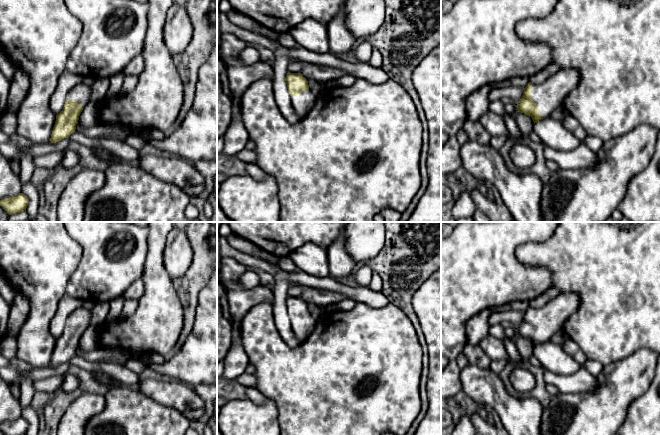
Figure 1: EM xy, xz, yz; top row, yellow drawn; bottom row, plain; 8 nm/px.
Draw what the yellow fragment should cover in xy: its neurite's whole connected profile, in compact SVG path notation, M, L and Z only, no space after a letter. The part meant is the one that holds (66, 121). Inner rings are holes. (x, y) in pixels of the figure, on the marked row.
M80 82L69 91L62 111L56 115L51 143L68 138L75 131L83 108L90 102L90 86Z

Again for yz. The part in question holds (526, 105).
M559 70L543 83L529 82L517 102L518 112L529 115L534 124L550 116L558 106L562 105L564 97L578 84L579 79L576 70Z

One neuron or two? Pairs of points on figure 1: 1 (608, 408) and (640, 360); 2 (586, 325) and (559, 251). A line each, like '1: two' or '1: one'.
1: one
2: one

